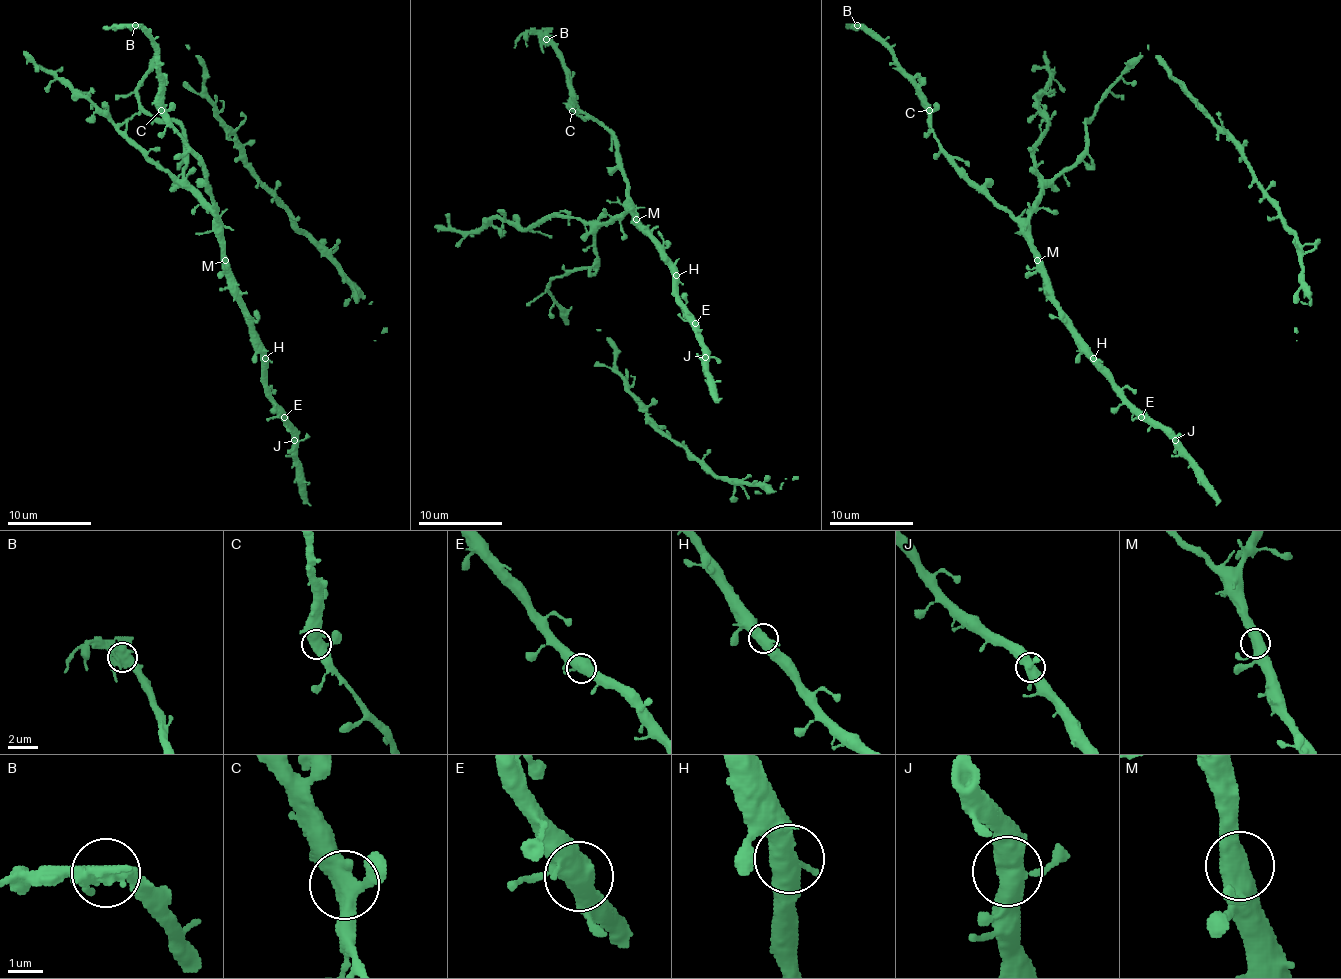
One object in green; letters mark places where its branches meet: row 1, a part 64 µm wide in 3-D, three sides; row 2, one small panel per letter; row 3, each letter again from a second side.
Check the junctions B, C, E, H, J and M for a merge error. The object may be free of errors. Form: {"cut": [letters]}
{"cut": ["B"]}

